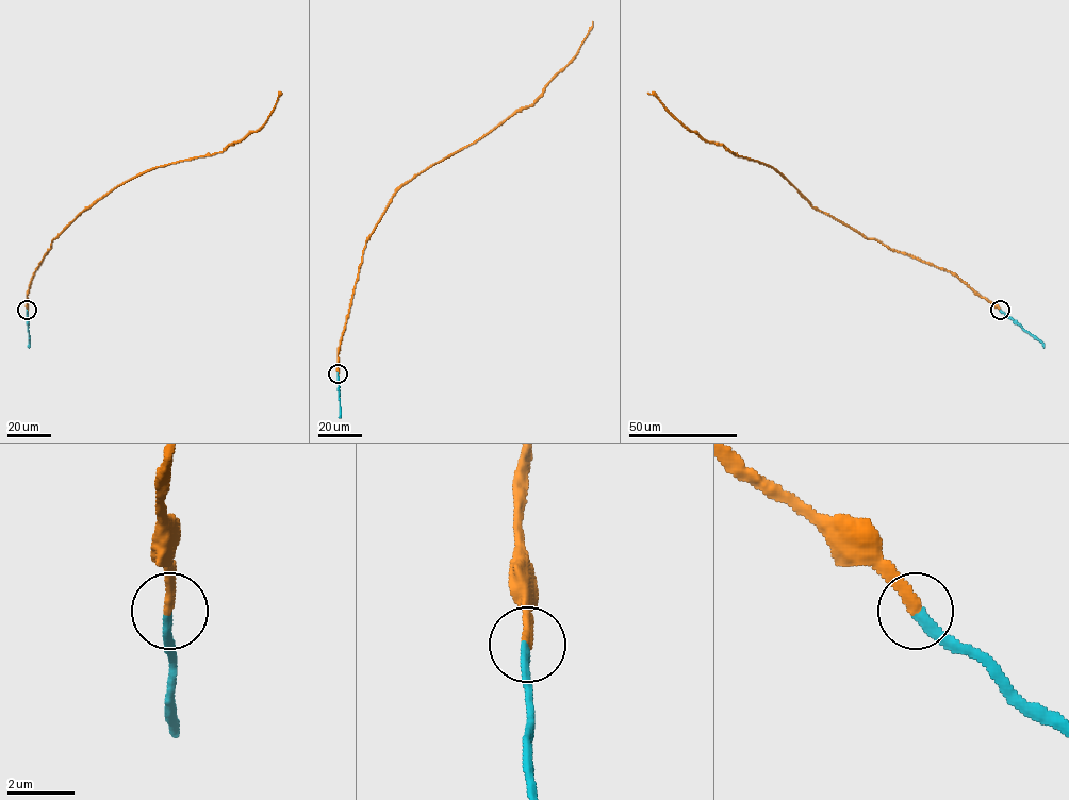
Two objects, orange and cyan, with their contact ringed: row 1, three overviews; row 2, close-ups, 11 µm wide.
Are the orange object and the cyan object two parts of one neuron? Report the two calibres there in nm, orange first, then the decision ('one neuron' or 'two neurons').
calibres 300 and 280 nm; one neuron

